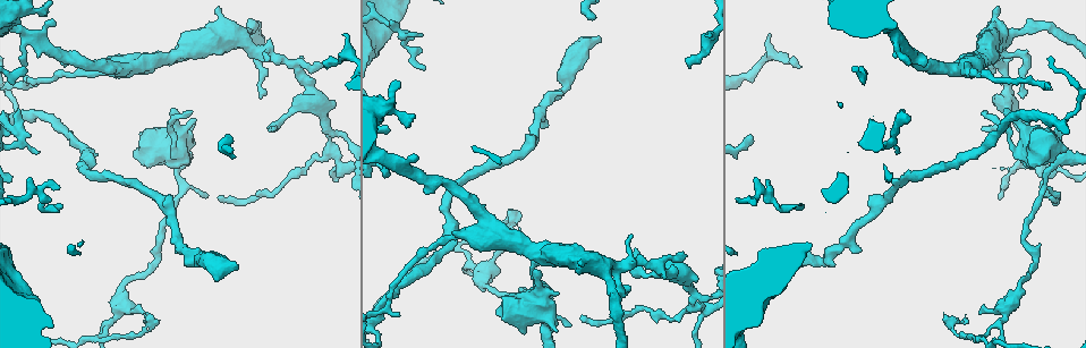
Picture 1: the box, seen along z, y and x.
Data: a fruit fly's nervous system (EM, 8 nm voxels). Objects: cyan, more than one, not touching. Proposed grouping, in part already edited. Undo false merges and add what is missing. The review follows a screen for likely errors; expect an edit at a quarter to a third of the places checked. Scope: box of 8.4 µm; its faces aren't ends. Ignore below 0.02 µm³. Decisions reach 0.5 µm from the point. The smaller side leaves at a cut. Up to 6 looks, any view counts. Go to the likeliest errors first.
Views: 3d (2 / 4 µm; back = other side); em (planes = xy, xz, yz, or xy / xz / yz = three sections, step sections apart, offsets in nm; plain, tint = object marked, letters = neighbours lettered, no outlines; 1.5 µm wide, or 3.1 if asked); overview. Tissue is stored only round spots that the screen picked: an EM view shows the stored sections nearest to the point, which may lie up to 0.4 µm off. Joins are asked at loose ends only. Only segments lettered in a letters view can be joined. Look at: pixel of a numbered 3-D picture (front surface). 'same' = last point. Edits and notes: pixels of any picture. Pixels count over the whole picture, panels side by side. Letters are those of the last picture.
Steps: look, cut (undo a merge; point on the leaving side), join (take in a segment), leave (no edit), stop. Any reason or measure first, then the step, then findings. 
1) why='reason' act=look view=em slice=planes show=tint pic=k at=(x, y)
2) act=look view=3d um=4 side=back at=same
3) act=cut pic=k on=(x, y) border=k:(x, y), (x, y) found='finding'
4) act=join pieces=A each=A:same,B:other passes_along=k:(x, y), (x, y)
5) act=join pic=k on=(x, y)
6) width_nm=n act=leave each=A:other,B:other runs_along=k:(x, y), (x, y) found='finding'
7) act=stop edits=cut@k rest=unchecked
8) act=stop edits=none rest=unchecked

why='an open end' act=look view=em slice=planes show=letters pic=1 at=(144, 312)

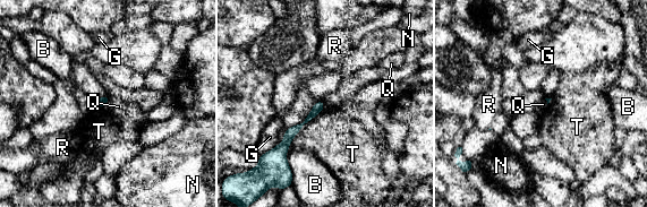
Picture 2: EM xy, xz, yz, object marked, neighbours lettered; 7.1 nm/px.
act=leave each=B:other,G:other,N:other,Q:other,R:other,T:other runs_along=2:(322, 103), (288, 137), (282, 152) found='no lettered segment goes on from it'

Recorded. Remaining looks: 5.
why='free end' act=look view=em slice=yz step=8 show=letters pic=1 at=(599, 41)

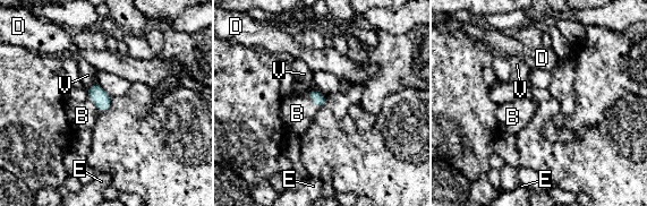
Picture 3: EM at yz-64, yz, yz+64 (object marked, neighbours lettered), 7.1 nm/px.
act=look view=em slice=planes show=letters at=same

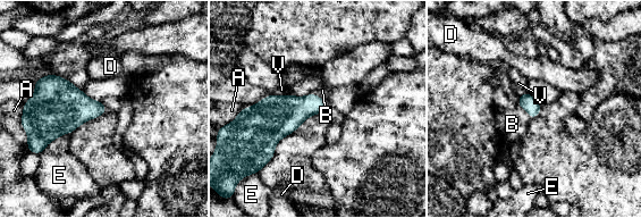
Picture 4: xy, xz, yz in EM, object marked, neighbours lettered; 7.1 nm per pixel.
act=join pieces=B each=A:other,B:same,D:other,E:other,V:other passes_along=4:(288, 112), (319, 97), (322, 90) found='it goes on there'

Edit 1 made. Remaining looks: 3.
why='thin end' act=look view=3d um=4 side=back pic=1 at=(191, 112)

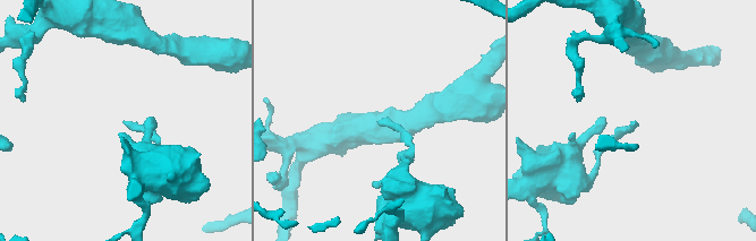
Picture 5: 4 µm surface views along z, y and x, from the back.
act=look view=em slice=planes show=letters pic=5 at=(125, 123)

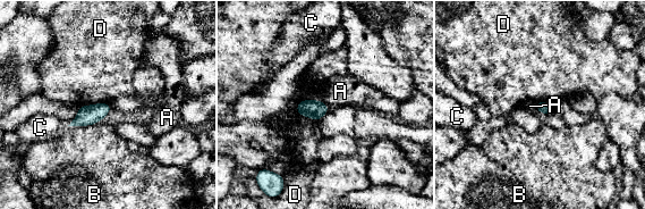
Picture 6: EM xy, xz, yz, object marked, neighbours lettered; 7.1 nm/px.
act=leave each=A:other,B:other,C:other,D:other found='none of them fits'

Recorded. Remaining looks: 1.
act=stop edits=join@4 rest=unchecked

